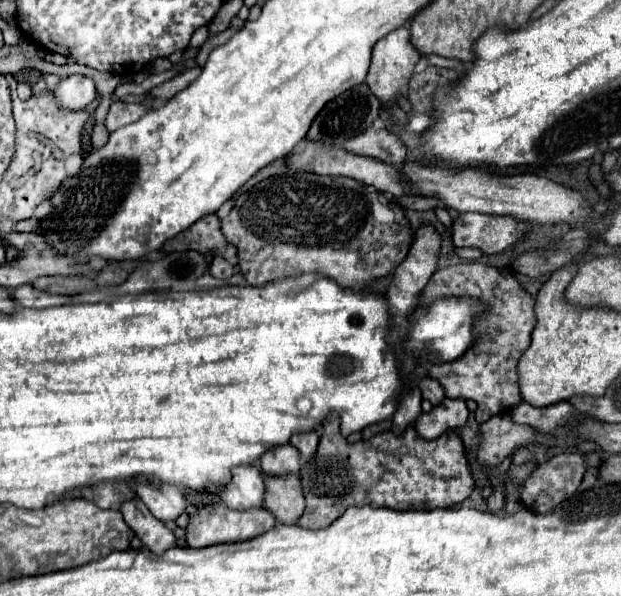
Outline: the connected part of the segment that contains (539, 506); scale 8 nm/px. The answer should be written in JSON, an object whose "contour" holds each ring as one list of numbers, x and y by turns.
{"contour":[[561,453,561,455,553,457,553,459,549,459,547,463,539,465,525,479,525,483,519,489,521,503,527,509,535,511,535,513,547,513,547,511,551,511,555,505,559,505,561,501,565,501,567,497,571,497,579,489,585,471,587,471,587,463,585,463,583,455,579,455,579,453]]}

